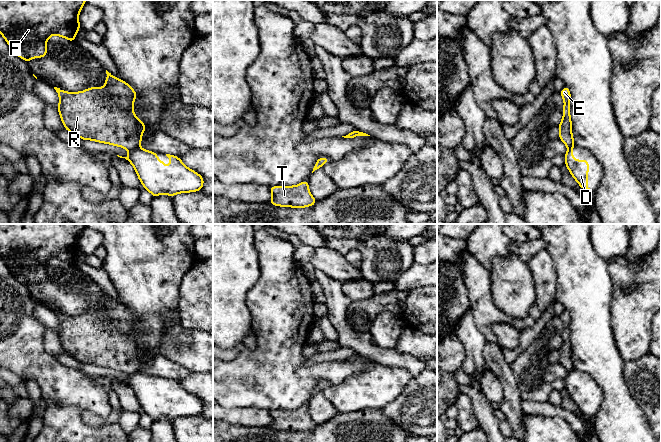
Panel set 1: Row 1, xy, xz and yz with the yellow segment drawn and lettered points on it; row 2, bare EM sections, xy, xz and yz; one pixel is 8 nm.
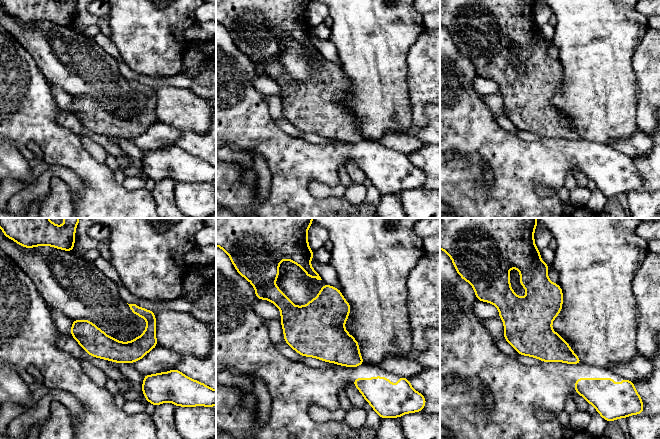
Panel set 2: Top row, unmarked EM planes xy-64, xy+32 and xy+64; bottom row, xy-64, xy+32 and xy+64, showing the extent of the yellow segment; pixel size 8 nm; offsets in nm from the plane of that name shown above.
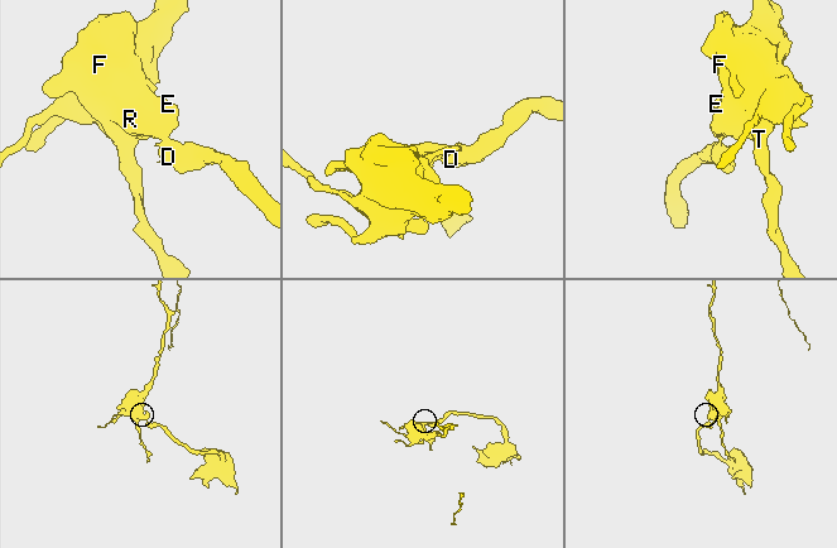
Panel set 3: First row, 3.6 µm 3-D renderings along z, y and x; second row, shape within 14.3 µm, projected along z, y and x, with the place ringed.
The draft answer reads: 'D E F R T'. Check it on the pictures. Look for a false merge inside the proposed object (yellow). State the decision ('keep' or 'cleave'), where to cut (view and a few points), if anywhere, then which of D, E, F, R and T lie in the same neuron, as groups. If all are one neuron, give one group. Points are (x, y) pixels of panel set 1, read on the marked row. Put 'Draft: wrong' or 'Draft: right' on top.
Draft: wrong
cleave; cut xy (138, 146), (129, 151); groups D / E F R T

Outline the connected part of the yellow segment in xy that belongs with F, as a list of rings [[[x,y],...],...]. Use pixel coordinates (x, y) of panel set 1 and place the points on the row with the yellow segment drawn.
[[[0,0],[0,34],[5,38],[6,42],[8,43],[10,48],[16,53],[16,55],[29,64],[30,59],[42,58],[47,55],[46,42],[53,34],[56,34],[59,37],[66,38],[71,42],[76,42],[75,36],[80,29],[78,16],[85,3],[86,0]]]

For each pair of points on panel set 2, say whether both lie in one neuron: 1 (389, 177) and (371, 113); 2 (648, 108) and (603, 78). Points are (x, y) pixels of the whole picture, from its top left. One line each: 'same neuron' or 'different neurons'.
1: different neurons
2: different neurons

